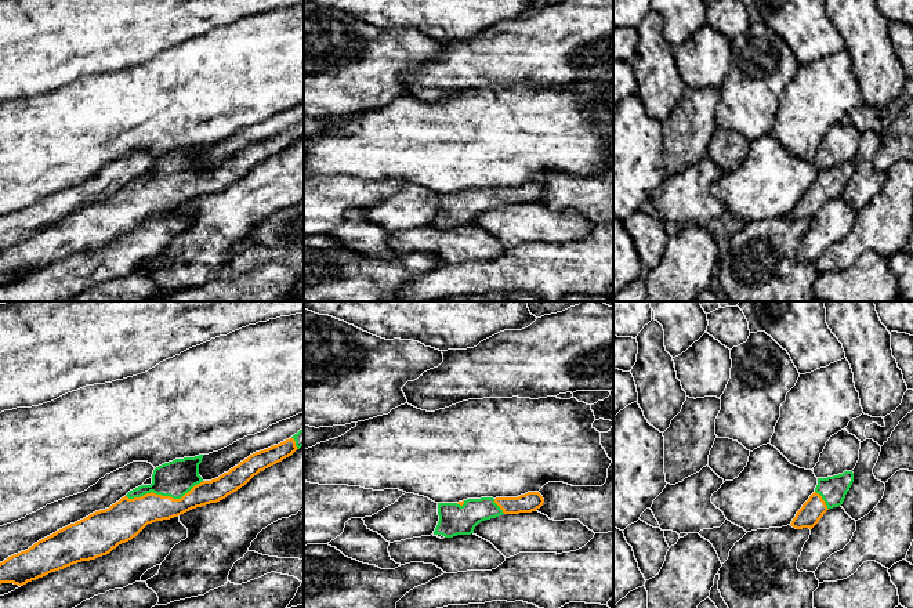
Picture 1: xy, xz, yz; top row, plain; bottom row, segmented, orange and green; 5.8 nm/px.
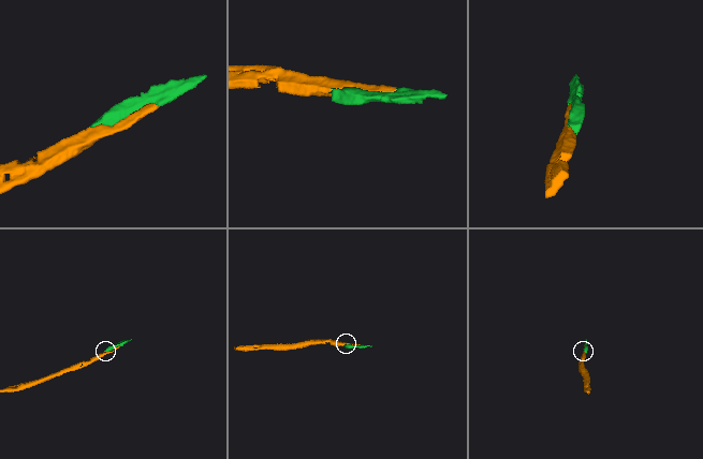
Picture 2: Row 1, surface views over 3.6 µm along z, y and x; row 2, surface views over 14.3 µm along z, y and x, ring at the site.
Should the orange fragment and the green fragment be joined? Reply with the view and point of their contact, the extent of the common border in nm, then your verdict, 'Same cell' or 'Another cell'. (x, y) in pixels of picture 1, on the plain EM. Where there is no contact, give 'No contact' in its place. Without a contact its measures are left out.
Touches orange at xy (165, 187). Shared border 460 nm. Same cell

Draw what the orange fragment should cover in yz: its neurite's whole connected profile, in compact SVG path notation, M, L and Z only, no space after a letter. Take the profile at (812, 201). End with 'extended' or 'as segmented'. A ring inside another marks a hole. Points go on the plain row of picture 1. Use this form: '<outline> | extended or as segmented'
M844 162L843 164L827 169L818 169L815 182L797 202L790 216L796 220L812 220L829 199L843 195L852 173L852 162Z | extended

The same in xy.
M304 119L278 135L250 145L211 171L199 166L204 145L164 153L153 160L151 175L130 181L109 199L95 202L0 253L0 275L23 276L73 254L106 246L135 228L148 214L225 189L301 137Z | extended

